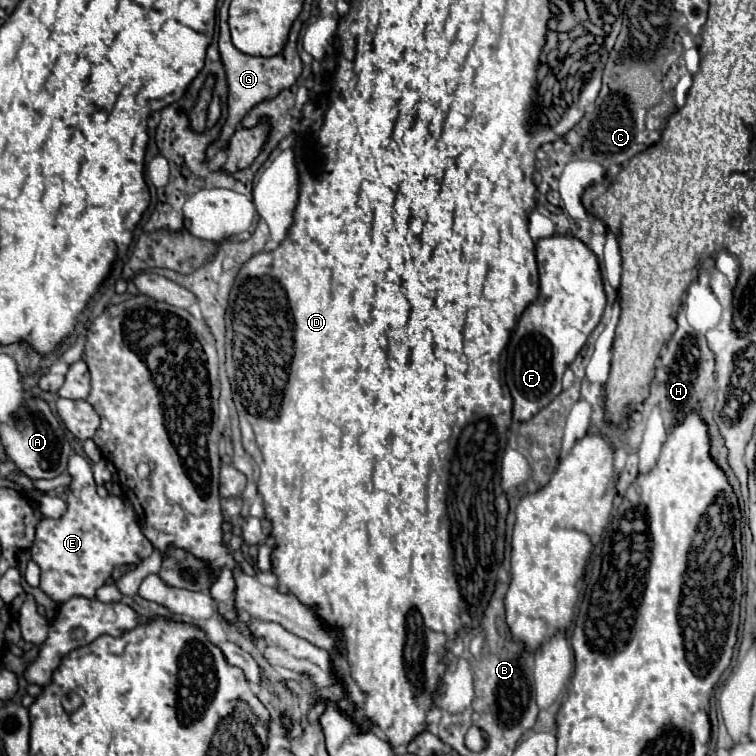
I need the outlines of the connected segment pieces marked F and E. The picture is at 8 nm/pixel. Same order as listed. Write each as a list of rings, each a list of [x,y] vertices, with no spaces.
[[[552,236],[552,238],[538,240],[536,242],[536,262],[538,262],[538,272],[540,272],[540,296],[536,298],[536,302],[532,302],[524,310],[510,338],[510,344],[508,344],[506,384],[514,398],[514,420],[516,422],[530,420],[536,412],[548,406],[562,392],[560,382],[562,382],[562,374],[566,366],[576,358],[576,354],[586,344],[592,330],[598,326],[604,314],[604,306],[606,306],[606,294],[602,286],[598,260],[578,238]]]
[[[72,456],[68,472],[74,478],[66,488],[68,510],[60,518],[42,518],[30,548],[32,560],[40,566],[40,590],[54,602],[64,604],[74,596],[94,600],[96,590],[106,584],[112,570],[122,564],[138,564],[152,554],[152,544],[140,532],[134,508],[122,497],[100,497],[92,478],[92,466],[82,456]]]

